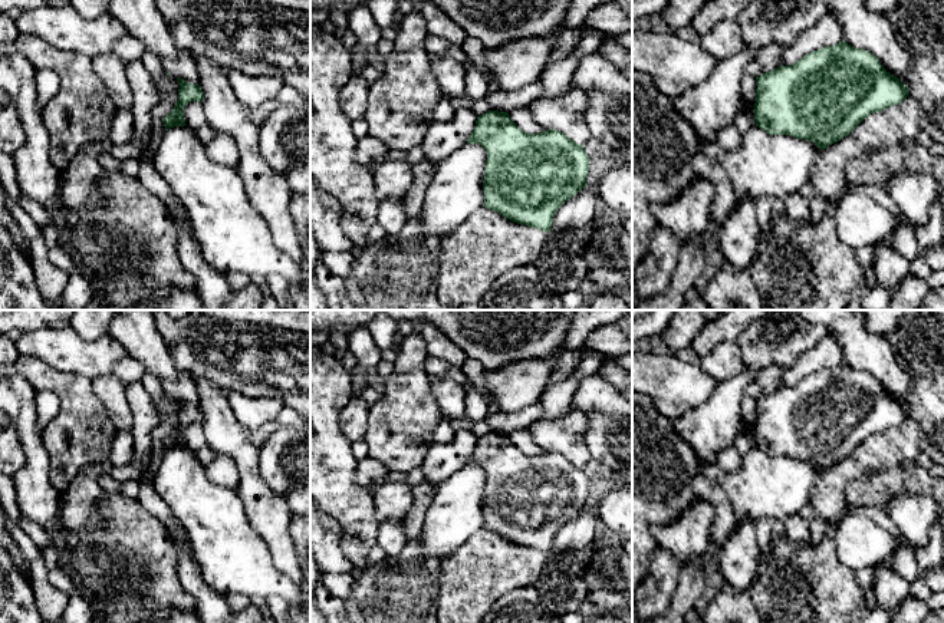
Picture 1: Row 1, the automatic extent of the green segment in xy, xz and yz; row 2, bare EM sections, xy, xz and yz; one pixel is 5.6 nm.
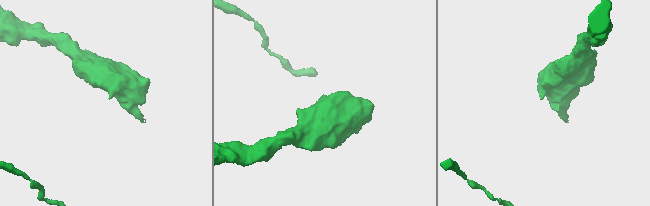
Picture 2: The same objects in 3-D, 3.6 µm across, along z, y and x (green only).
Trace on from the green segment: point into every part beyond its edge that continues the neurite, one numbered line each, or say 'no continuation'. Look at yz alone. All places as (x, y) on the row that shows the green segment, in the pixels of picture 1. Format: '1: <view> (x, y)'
no continuation

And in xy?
no continuation

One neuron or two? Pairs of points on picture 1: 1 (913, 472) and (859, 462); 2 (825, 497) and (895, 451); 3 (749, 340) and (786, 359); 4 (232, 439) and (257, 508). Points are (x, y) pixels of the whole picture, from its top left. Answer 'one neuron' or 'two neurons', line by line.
1: one neuron
2: one neuron
3: one neuron
4: one neuron

